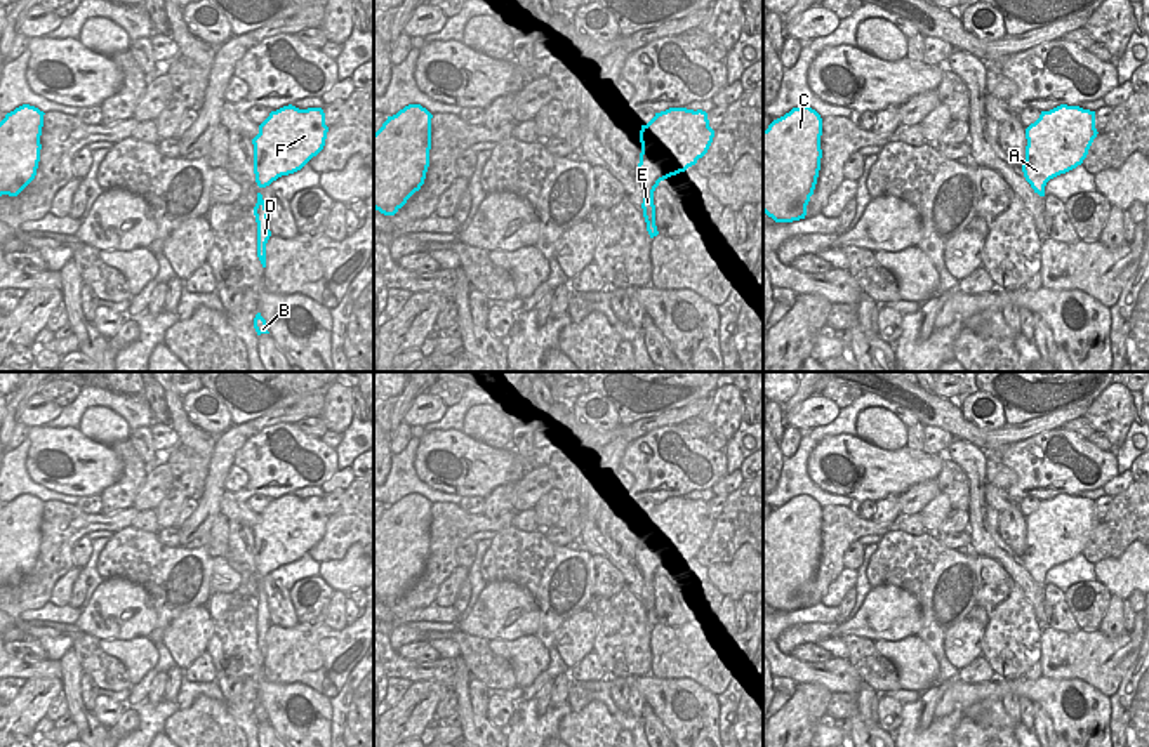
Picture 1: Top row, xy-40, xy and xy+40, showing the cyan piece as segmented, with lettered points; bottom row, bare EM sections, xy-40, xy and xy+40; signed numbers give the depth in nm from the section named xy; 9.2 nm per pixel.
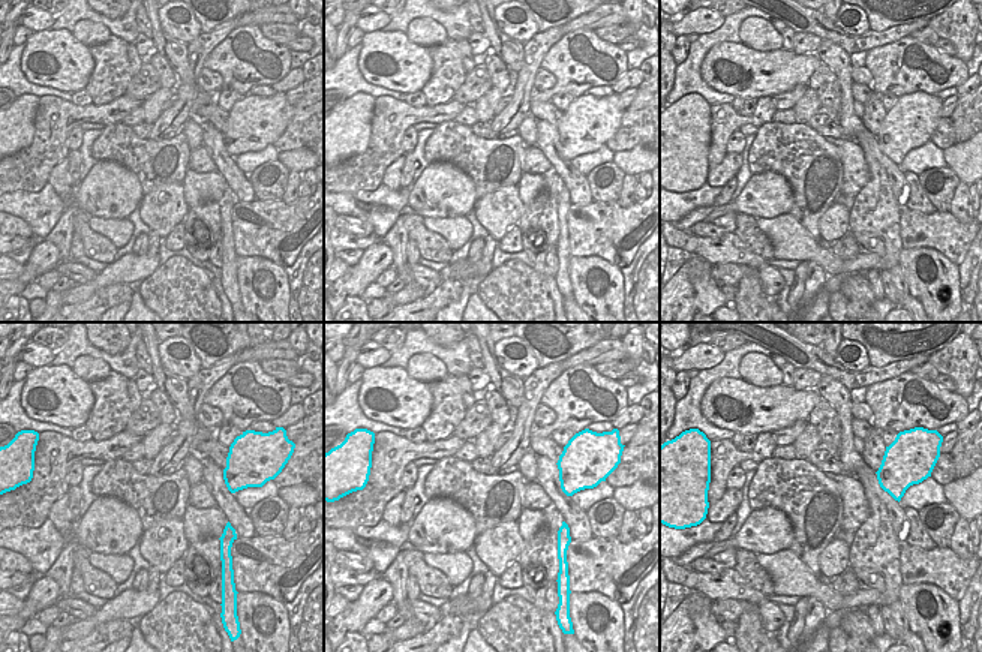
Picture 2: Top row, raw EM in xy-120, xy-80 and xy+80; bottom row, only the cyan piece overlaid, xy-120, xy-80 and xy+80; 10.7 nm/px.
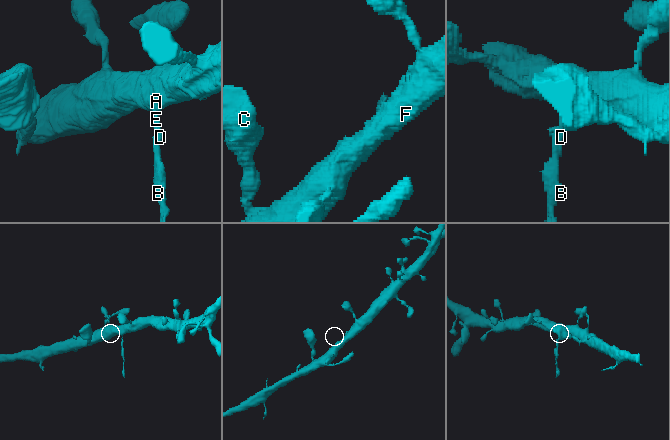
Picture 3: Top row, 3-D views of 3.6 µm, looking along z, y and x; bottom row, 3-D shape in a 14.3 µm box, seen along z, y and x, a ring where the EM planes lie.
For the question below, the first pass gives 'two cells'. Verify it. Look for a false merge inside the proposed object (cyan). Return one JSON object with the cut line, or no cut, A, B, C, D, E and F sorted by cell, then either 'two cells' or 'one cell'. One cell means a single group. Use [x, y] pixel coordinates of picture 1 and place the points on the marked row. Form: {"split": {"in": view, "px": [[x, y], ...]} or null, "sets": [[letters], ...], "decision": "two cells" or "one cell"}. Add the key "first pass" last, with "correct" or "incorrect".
{"split": {"in": "xy", "px": [[645, 191], [652, 195]]}, "sets": [["A", "C", "F"], ["B", "D", "E"]], "decision": "two cells", "first pass": "correct"}

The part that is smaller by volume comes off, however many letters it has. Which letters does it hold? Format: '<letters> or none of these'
B, D, E

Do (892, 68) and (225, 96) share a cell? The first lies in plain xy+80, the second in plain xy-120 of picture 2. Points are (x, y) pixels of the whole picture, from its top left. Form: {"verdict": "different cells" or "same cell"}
{"verdict": "different cells"}

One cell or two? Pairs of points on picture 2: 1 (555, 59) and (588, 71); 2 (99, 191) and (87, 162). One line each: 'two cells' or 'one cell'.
1: one cell
2: two cells

